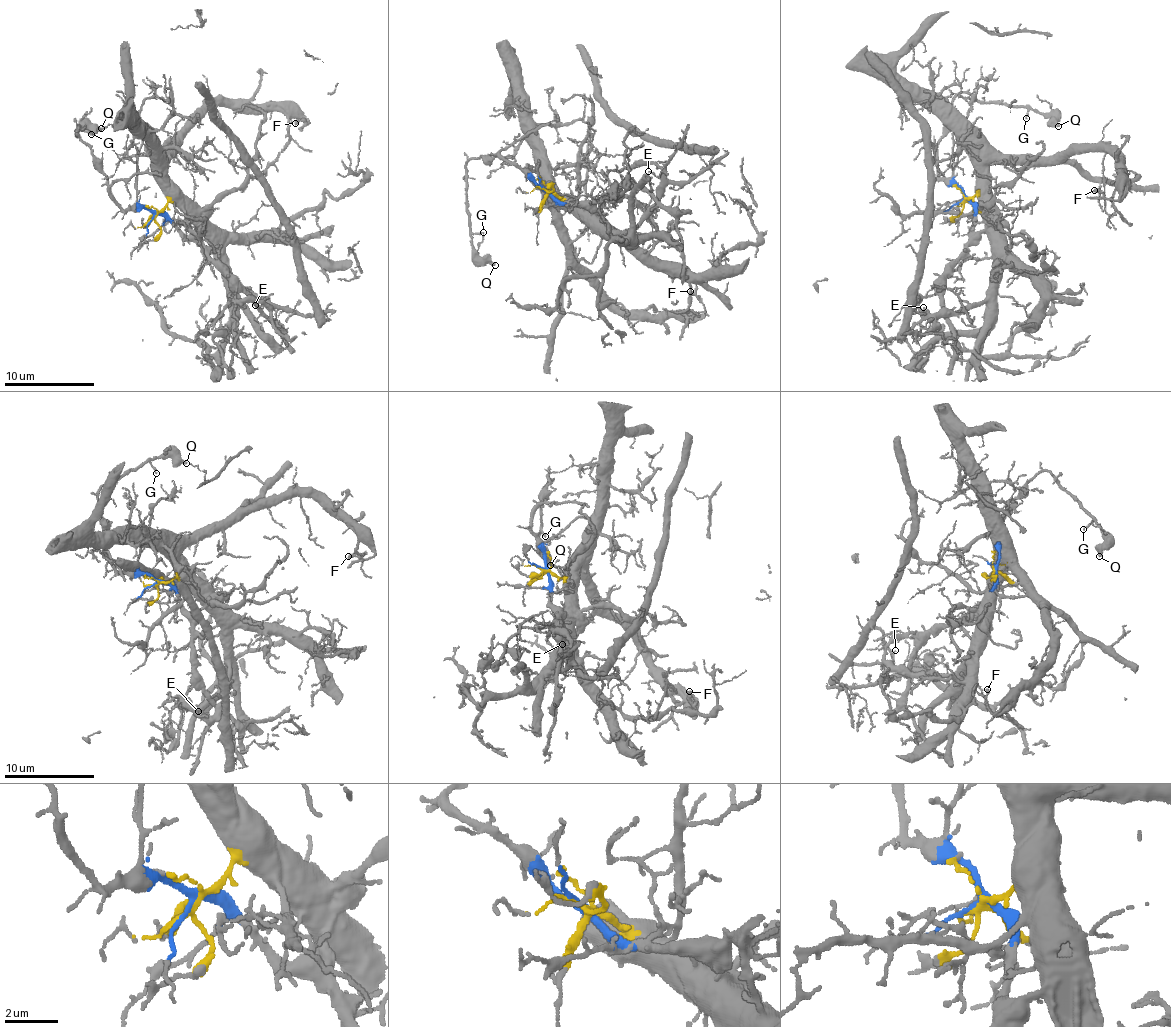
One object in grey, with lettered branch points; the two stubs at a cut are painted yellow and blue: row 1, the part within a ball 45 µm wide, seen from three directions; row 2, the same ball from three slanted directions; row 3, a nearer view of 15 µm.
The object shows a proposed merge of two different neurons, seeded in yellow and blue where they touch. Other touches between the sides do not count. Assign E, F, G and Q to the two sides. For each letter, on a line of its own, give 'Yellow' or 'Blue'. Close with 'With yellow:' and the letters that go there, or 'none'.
E: Yellow
F: Yellow
G: Blue
Q: Blue
With yellow: E, F

